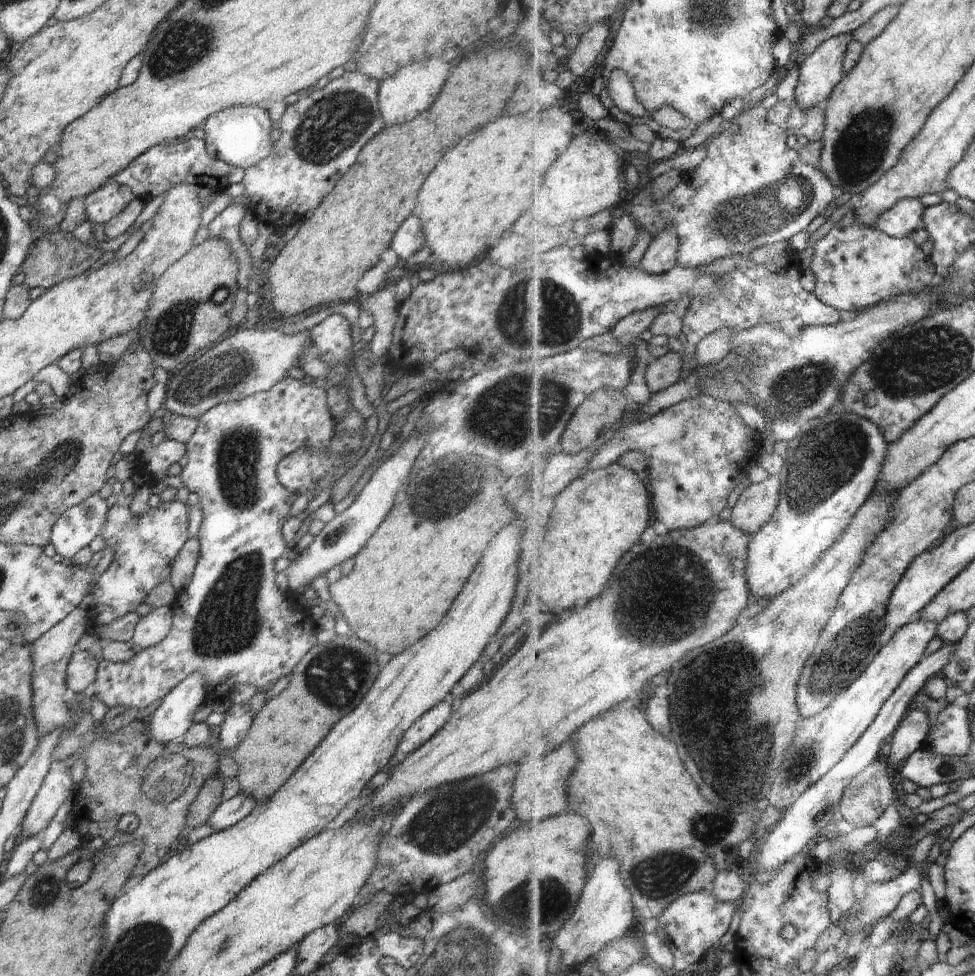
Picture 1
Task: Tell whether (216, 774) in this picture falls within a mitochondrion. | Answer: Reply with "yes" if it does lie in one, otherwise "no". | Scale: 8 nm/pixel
no

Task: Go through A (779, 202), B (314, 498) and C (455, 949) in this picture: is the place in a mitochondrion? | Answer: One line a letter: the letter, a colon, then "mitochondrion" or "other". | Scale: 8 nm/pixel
A: mitochondrion
B: other
C: mitochondrion

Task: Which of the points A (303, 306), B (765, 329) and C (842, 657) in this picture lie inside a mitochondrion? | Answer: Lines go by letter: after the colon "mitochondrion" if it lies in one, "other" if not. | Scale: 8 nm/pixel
A: other
B: other
C: mitochondrion

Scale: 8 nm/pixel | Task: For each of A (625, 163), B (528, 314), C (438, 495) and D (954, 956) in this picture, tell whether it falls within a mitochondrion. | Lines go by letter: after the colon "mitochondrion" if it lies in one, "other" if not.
A: other
B: mitochondrion
C: mitochondrion
D: other

